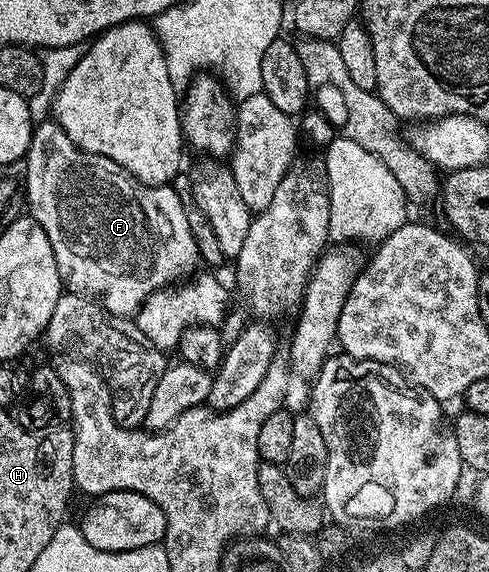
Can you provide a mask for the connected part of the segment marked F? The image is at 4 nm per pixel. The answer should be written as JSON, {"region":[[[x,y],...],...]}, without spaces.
{"region":[[[54,119],[34,126],[26,165],[25,205],[29,216],[45,227],[45,235],[55,235],[53,255],[57,255],[57,271],[66,292],[79,293],[79,277],[87,277],[91,297],[94,293],[107,293],[107,301],[111,301],[119,293],[123,313],[131,315],[151,293],[168,286],[181,273],[196,268],[195,261],[197,265],[200,260],[197,243],[193,231],[189,231],[185,207],[171,185],[141,183],[125,167],[113,163],[113,159],[77,147]]]}

